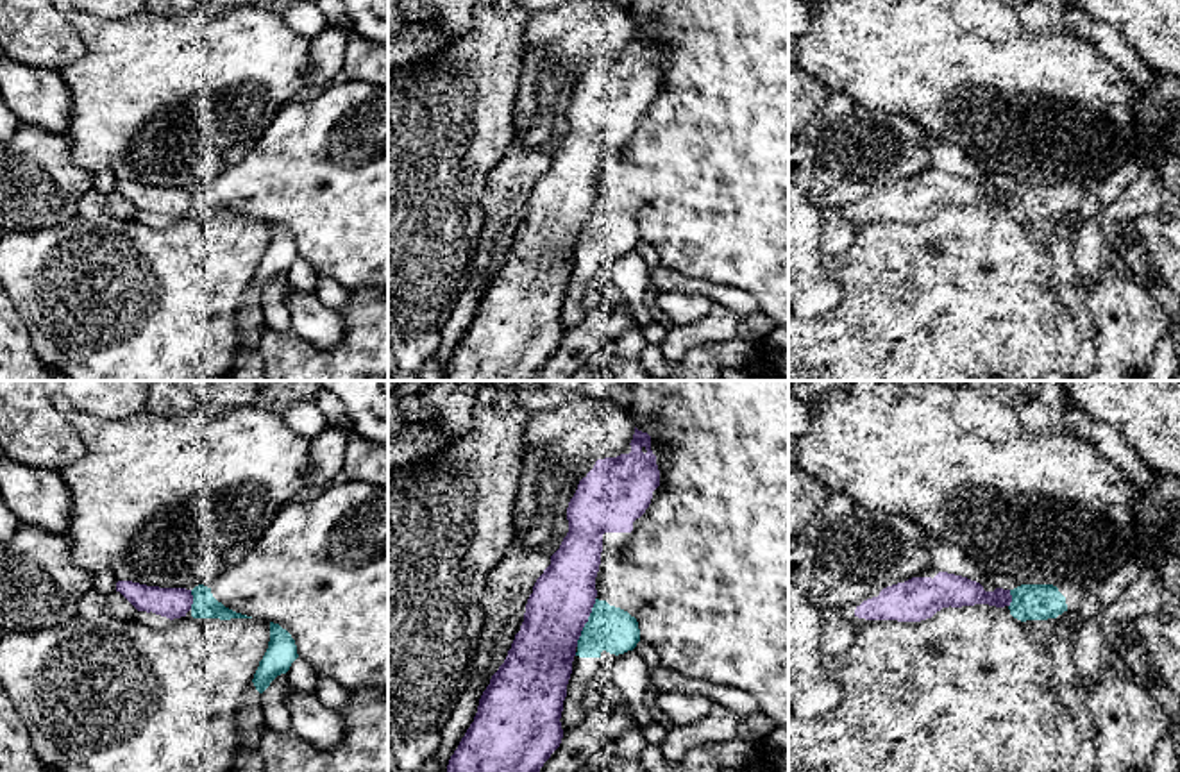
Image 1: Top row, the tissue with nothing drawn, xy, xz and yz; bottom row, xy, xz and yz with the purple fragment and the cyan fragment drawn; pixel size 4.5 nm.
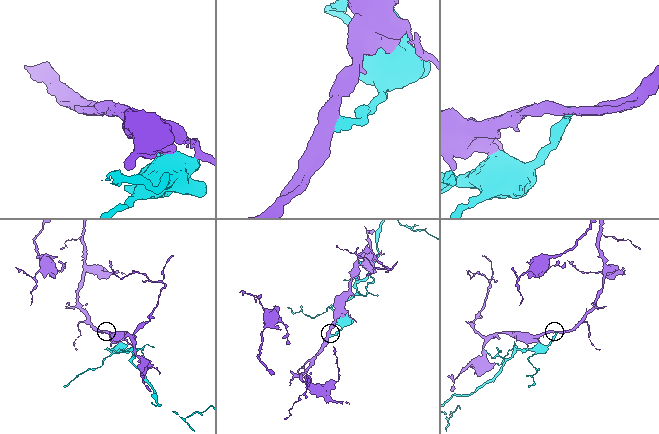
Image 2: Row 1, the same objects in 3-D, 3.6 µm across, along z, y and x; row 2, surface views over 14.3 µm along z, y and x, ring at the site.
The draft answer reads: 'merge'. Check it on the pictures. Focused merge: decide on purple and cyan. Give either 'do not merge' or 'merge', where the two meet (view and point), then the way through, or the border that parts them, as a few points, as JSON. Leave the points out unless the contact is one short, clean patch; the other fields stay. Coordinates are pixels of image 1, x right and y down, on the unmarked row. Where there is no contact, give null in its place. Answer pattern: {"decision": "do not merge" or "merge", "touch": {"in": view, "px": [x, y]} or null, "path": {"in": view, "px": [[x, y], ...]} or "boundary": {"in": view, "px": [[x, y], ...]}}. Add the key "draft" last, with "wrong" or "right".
{"decision": "do not merge", "touch": {"in": "xz", "px": [587, 220]}, "draft": "wrong"}

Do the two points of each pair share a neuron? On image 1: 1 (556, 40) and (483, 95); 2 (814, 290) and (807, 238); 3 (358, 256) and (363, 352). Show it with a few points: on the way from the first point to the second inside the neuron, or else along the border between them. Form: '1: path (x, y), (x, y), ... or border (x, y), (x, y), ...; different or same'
1: border (530, 18), (524, 29), (524, 41); different
2: path (807, 277), (807, 251); same
3: border (369, 286), (349, 292); different

